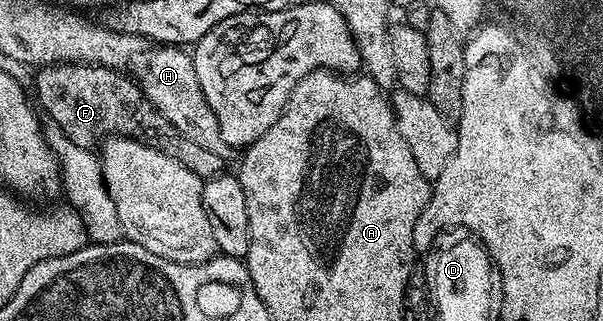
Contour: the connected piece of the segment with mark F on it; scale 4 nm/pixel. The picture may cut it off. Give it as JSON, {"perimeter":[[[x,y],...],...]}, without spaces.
{"perimeter":[[[54,63],[46,65],[36,72],[32,90],[37,91],[38,100],[36,99],[36,102],[39,107],[39,102],[41,102],[40,110],[44,114],[55,117],[55,121],[59,121],[59,129],[63,129],[63,133],[67,133],[67,137],[71,137],[71,141],[75,141],[75,145],[92,148],[110,137],[134,139],[140,143],[148,143],[168,151],[171,157],[175,157],[183,165],[187,165],[187,169],[191,169],[191,173],[195,173],[203,181],[212,175],[222,174],[222,156],[211,153],[211,149],[203,149],[181,136],[167,121],[167,117],[159,114],[155,105],[151,101],[147,101],[147,97],[141,92],[136,82],[130,76],[128,79],[120,70],[84,63]]]}

